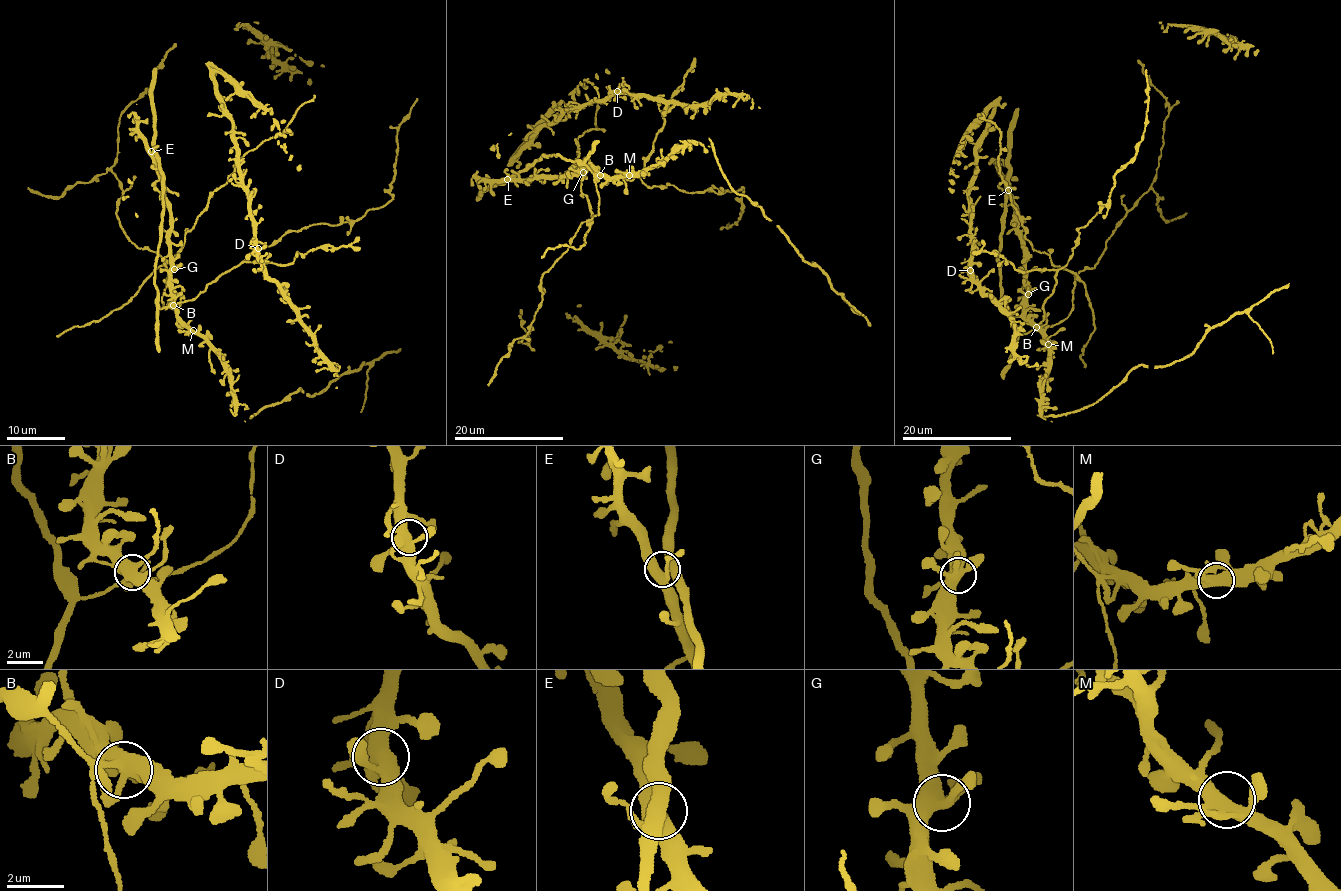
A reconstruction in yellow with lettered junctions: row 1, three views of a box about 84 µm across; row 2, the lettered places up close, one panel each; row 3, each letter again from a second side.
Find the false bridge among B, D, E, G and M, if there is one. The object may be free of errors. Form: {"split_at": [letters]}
{"split_at": []}

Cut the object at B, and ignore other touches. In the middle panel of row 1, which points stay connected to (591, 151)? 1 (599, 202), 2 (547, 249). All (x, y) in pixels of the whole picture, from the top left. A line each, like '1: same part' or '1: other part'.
1: other part
2: same part

